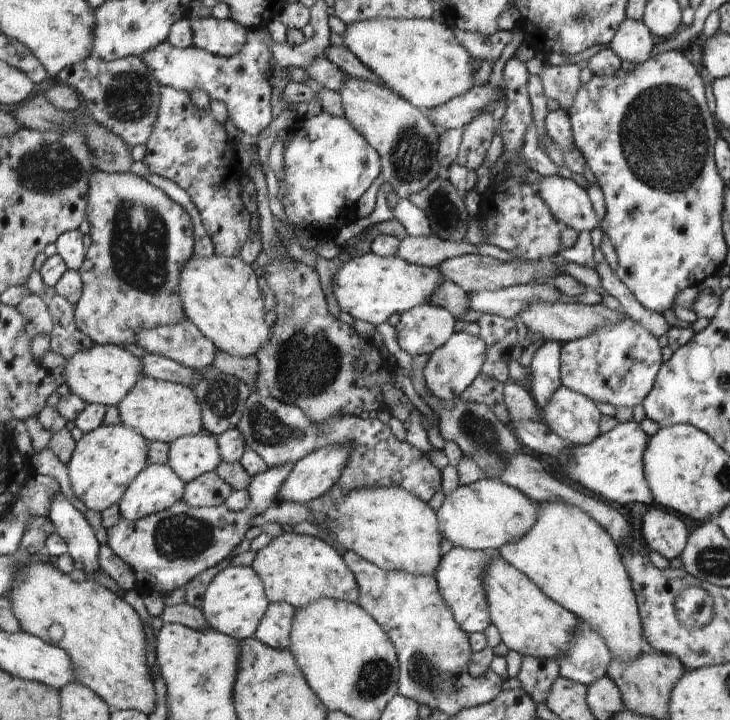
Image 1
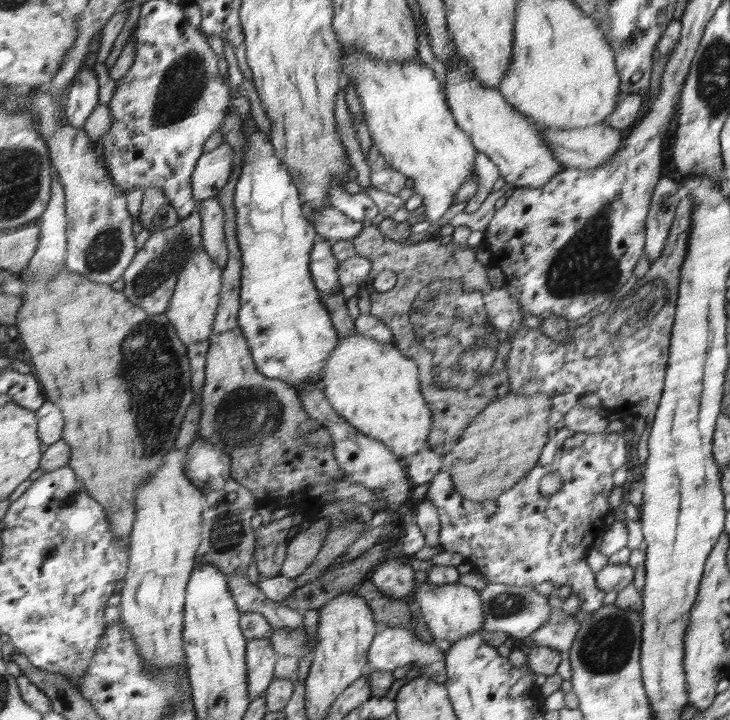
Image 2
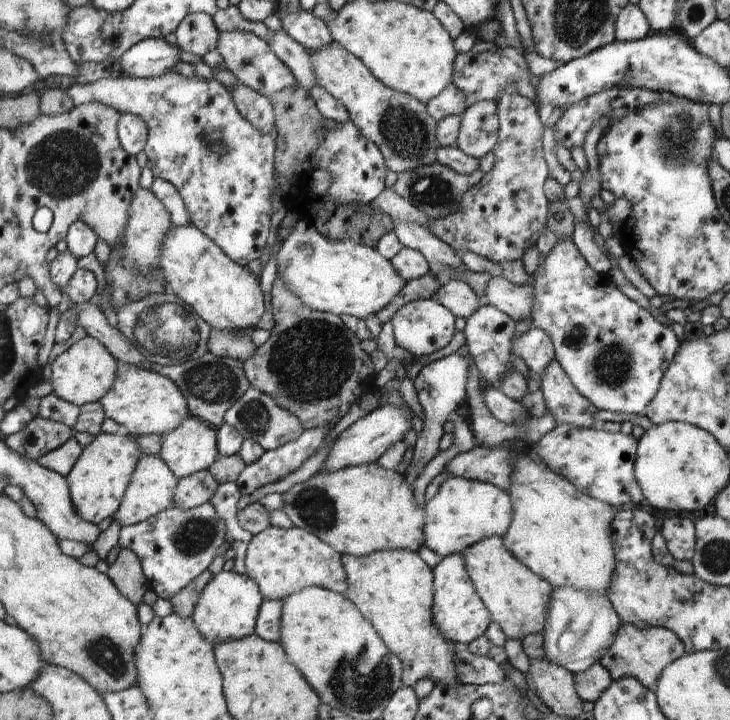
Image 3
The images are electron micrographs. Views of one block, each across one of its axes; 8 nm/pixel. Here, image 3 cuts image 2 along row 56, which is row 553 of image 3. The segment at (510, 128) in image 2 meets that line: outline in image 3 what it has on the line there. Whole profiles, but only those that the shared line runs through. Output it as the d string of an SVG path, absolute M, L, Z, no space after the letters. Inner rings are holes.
M454 553L445 556L433 569L435 570L435 608L433 609L435 625L445 637L452 639L458 646L466 646L476 638L482 637L490 628L492 618L467 573L463 554Z

